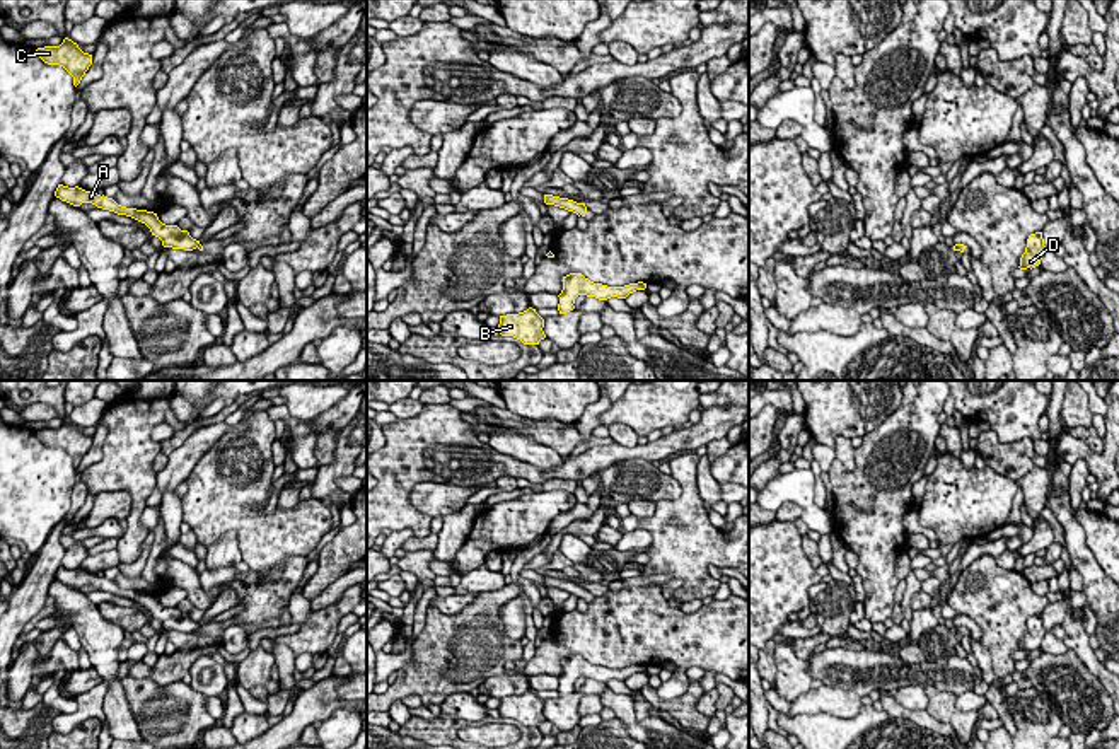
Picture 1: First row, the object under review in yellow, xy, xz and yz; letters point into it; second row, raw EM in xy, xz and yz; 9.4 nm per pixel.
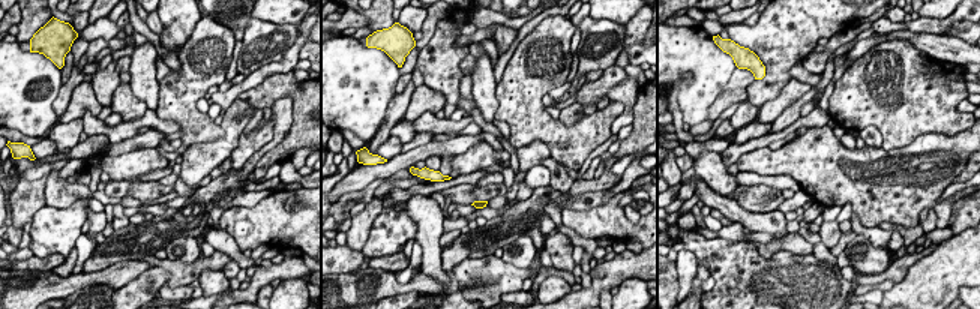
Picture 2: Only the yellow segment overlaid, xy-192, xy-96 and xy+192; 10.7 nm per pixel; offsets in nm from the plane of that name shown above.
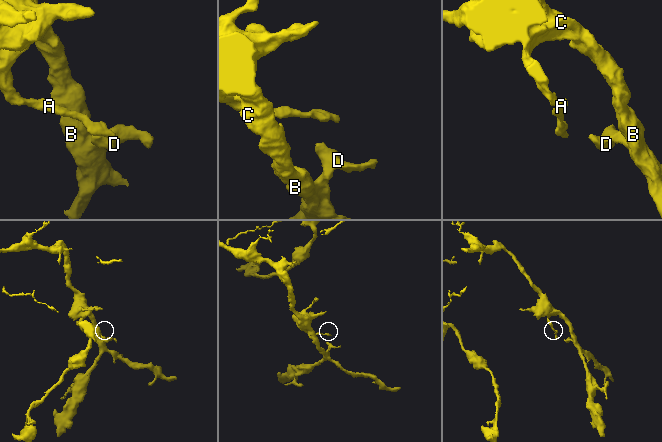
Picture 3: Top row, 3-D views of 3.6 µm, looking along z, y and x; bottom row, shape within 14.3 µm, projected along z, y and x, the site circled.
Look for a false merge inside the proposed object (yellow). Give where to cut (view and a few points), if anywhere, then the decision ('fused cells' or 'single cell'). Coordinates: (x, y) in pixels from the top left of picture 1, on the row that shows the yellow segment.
no cut; single cell

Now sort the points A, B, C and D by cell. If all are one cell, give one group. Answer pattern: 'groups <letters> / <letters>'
groups A B C D

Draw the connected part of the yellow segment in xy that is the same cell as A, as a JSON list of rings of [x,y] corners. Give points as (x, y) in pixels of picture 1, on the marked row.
[[[58,184],[55,196],[73,206],[80,206],[82,203],[92,203],[97,208],[109,210],[118,215],[131,217],[145,224],[150,229],[152,235],[162,241],[164,247],[184,249],[184,251],[193,251],[198,247],[200,251],[203,251],[200,241],[193,239],[188,230],[181,230],[177,225],[162,224],[157,213],[154,212],[121,206],[113,198],[107,198],[104,195],[101,196],[94,191],[85,191],[78,186],[68,188]]]

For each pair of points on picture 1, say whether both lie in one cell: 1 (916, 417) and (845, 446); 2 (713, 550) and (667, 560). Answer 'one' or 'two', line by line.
1: two
2: one

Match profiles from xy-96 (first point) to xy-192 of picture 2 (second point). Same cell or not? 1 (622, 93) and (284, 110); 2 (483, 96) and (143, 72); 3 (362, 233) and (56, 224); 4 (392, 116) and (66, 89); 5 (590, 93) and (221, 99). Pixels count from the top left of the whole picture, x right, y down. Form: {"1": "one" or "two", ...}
{"1": "one", "2": "one", "3": "two", "4": "one", "5": "two"}

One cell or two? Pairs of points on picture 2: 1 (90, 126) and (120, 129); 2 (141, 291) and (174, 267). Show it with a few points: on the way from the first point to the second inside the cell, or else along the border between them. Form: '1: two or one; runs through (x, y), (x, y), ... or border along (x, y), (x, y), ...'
1: one; runs through (98, 126), (113, 129)
2: two; border along (150, 267), (162, 267), (168, 273), (168, 279)

